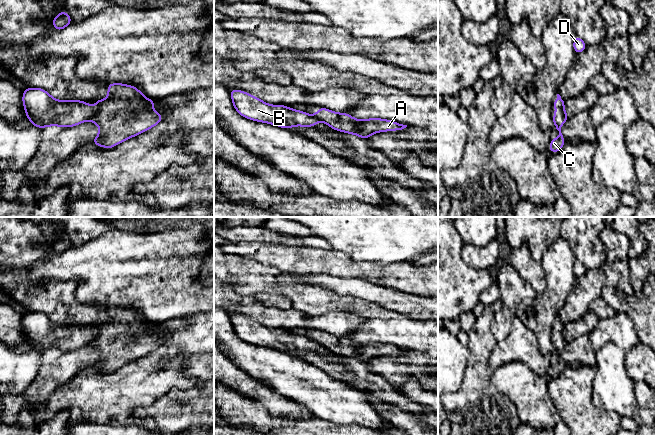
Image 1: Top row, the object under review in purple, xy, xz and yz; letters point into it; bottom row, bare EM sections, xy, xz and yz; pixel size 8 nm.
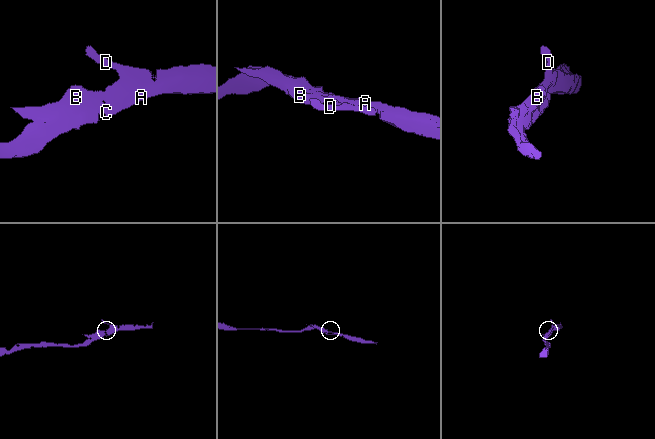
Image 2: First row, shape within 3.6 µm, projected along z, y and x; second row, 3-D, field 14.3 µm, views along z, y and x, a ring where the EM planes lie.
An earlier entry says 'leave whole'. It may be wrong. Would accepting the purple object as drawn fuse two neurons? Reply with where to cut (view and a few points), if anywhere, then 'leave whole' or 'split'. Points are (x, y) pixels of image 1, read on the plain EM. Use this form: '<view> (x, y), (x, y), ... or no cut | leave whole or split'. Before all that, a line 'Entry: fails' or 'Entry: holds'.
Entry: fails
xy (95, 335), (89, 343) | split

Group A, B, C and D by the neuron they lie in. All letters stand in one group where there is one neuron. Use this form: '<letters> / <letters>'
A C D / B

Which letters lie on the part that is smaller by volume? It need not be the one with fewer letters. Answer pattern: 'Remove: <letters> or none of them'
Remove: B

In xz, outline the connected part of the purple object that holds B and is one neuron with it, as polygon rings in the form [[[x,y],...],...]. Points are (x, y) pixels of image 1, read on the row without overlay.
[[[229,313],[233,331],[250,344],[273,348],[285,353],[293,350],[313,351],[319,344],[314,340],[284,329],[269,329],[244,315]]]

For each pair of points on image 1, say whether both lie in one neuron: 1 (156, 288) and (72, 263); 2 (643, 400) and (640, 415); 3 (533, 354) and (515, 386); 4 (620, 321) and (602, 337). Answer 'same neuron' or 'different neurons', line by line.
1: same neuron
2: same neuron
3: different neurons
4: same neuron

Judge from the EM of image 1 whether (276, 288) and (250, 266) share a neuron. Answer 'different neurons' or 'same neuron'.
same neuron

